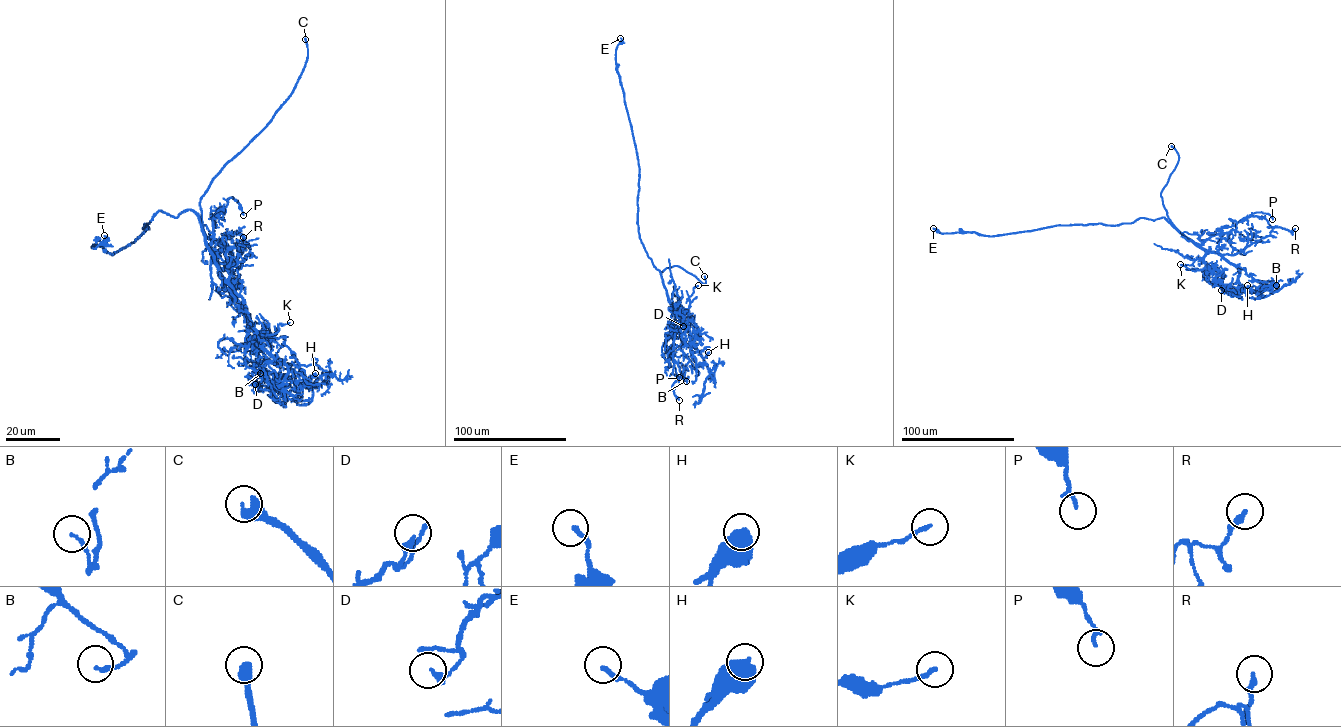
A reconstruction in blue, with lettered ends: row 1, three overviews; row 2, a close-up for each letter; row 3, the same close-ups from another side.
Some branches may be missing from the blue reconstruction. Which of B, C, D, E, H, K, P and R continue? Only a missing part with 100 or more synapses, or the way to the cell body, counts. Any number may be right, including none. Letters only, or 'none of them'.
C

